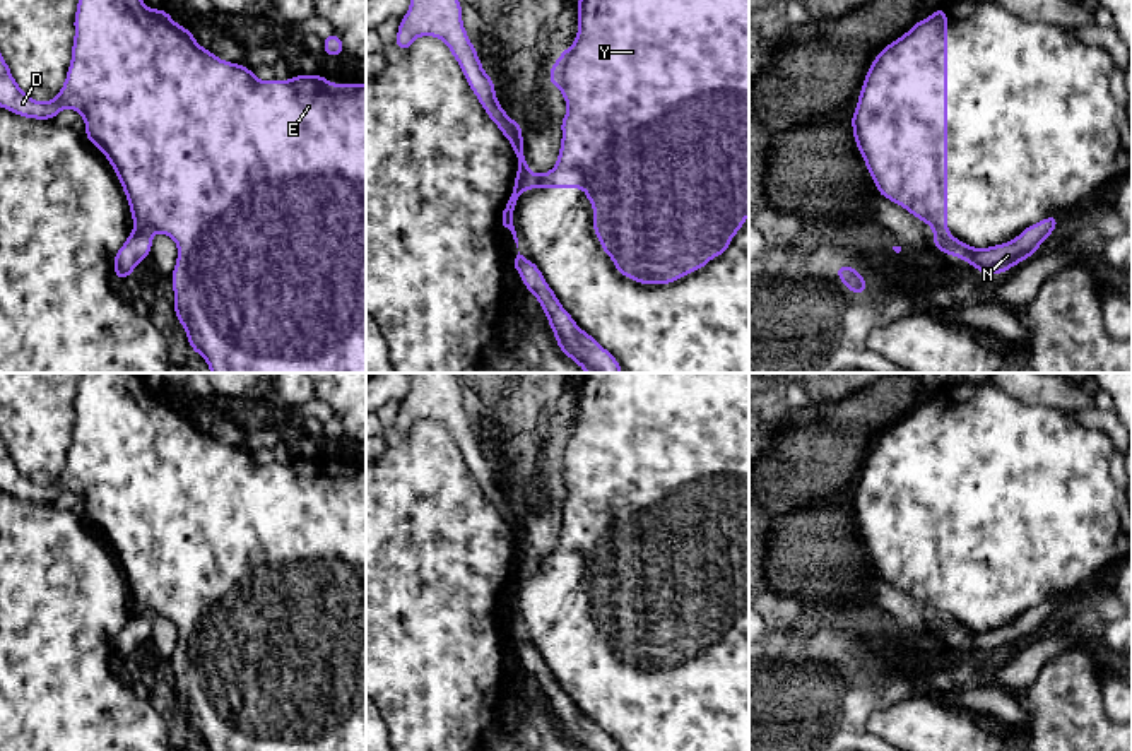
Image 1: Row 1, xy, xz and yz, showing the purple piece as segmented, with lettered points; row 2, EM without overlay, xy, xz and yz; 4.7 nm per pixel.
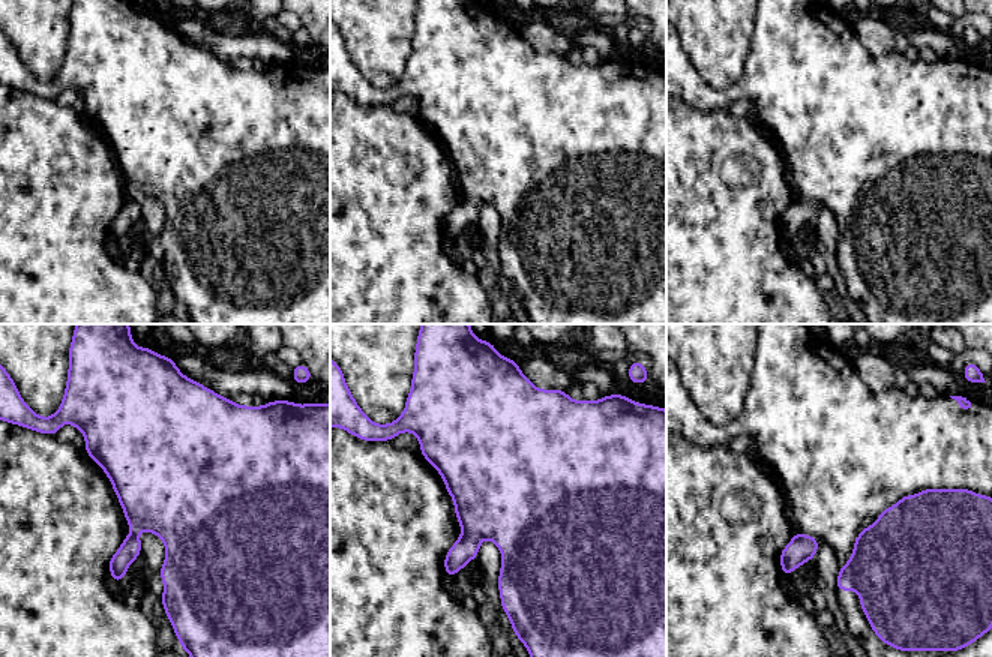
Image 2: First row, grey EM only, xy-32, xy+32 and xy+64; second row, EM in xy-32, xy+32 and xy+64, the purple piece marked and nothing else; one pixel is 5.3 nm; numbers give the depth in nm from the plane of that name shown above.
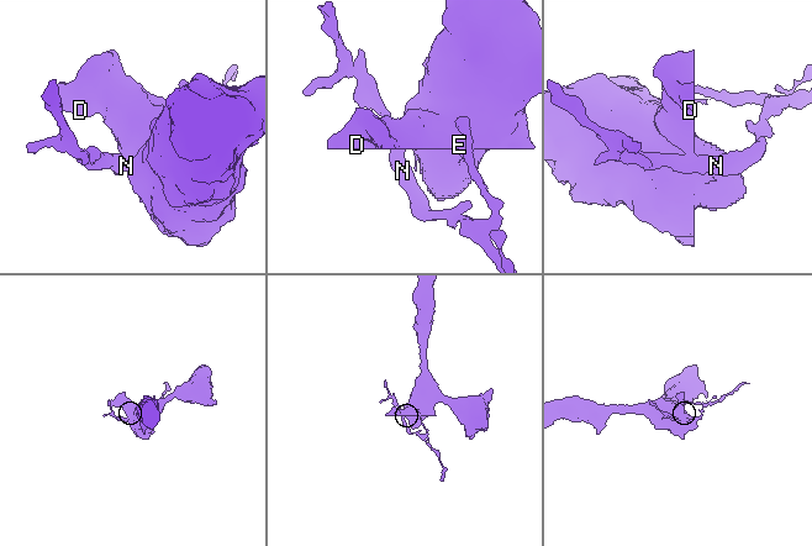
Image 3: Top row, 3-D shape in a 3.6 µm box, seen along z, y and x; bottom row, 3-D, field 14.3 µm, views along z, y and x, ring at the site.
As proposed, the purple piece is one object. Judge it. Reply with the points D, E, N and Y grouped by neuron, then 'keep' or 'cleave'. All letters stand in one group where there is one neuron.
groups D E Y / N; cleave

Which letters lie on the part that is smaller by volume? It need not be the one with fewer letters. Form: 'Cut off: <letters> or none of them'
Cut off: N

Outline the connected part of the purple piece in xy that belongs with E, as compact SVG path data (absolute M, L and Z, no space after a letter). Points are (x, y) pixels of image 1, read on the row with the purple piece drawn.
M79 0L74 27L67 79L51 101L27 96L0 53L0 108L34 120L55 120L63 108L72 108L85 120L85 137L113 166L135 226L164 233L178 245L171 275L174 315L210 373L366 373L366 84L332 84L323 74L258 80L253 70L202 48L188 27L178 26L164 9L147 9L144 0Z

